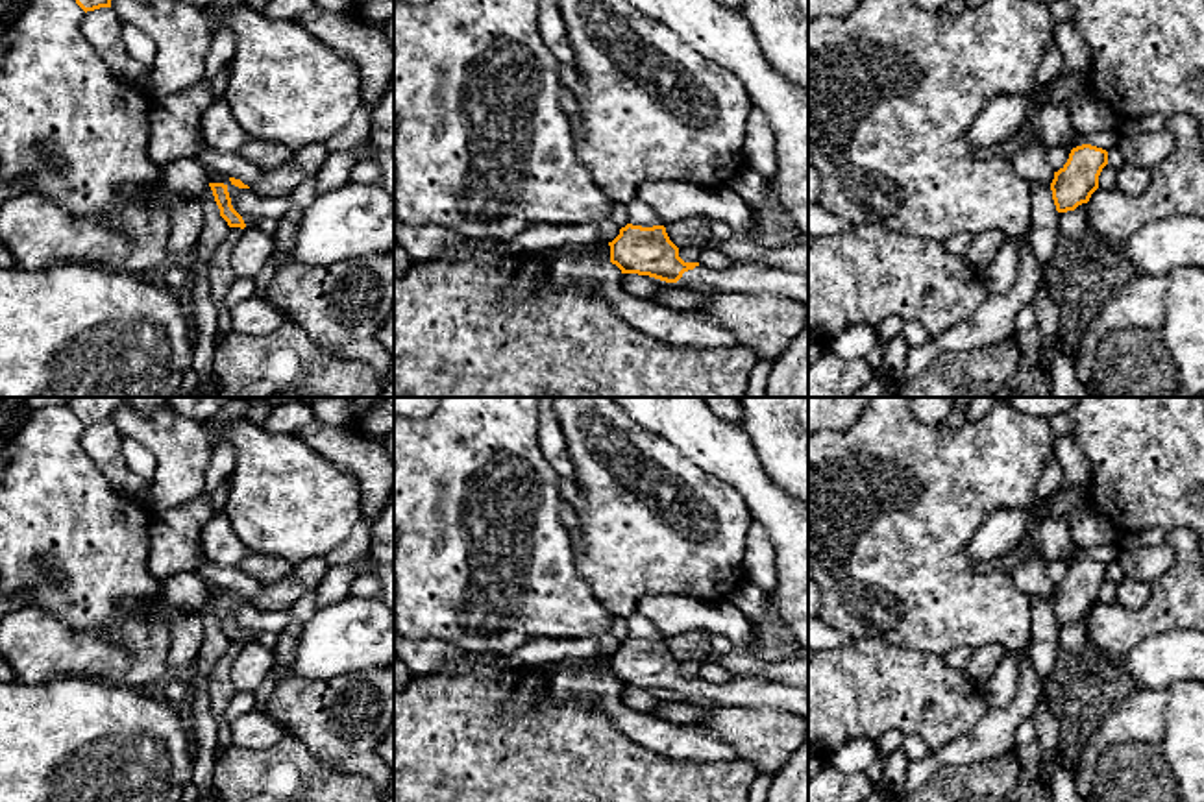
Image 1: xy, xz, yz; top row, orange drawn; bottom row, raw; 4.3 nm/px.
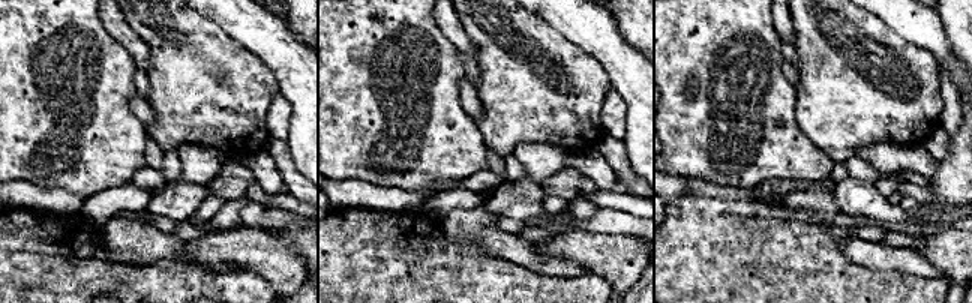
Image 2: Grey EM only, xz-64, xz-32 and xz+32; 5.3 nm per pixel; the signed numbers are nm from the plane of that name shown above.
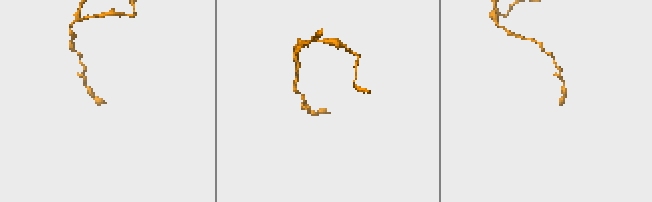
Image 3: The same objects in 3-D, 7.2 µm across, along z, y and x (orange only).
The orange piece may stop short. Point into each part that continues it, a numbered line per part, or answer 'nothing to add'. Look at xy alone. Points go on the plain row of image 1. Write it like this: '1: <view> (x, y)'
nothing to add

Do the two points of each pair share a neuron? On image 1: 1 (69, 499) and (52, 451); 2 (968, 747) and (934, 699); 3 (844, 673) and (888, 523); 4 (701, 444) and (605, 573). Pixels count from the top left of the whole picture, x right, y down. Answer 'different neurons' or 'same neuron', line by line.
1: same neuron
2: different neurons
3: different neurons
4: different neurons

